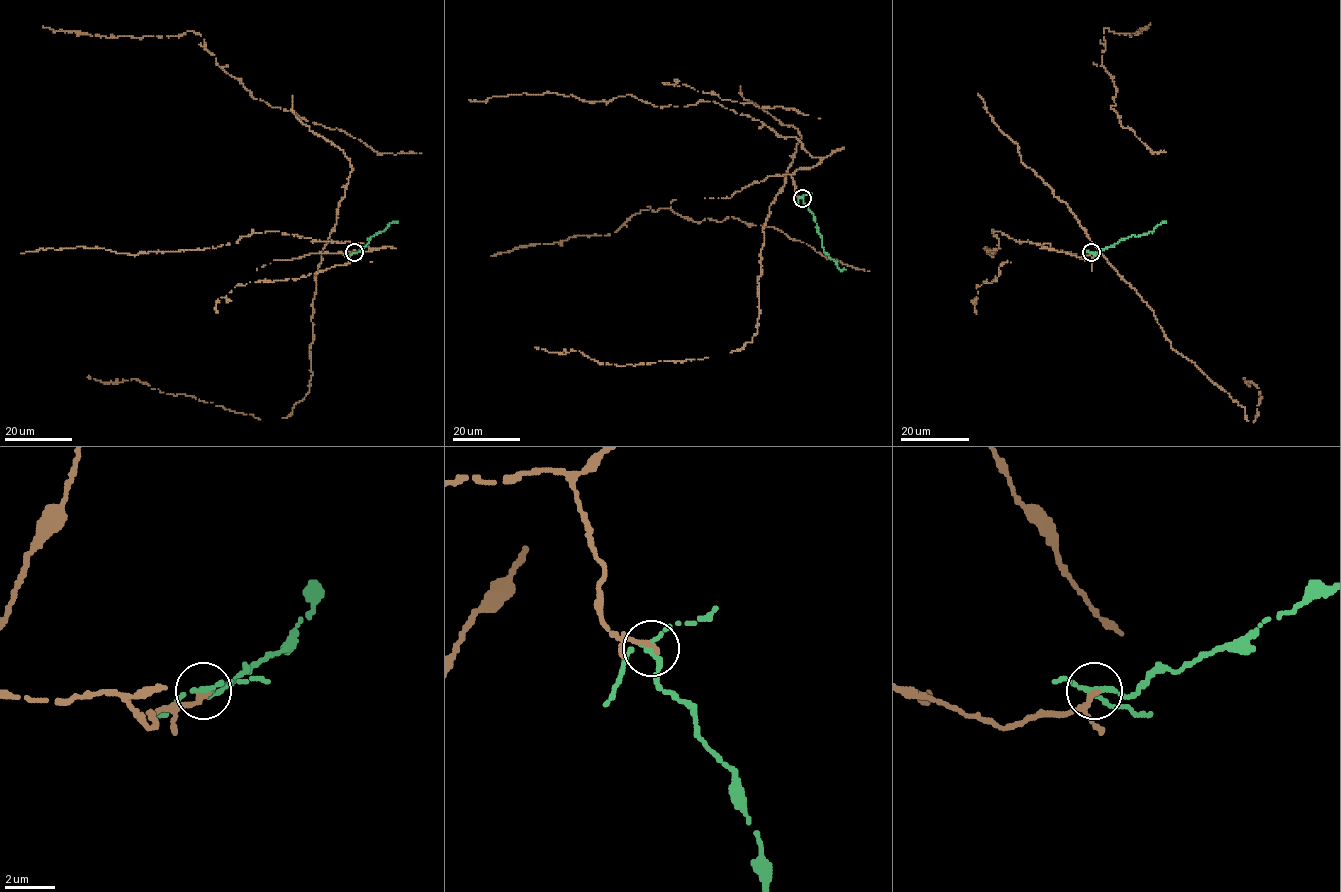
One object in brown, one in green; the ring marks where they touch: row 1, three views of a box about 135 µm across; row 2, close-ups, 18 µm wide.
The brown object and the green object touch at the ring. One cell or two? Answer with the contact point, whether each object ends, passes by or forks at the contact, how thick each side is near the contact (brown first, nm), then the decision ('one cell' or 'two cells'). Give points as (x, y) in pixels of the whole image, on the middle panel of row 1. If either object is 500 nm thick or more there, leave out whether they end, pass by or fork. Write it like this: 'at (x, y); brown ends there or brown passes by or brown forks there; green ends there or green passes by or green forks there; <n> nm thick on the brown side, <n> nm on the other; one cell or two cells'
at (802, 198); brown ends there; green forks there; 280 nm thick on the brown side, 200 nm on the other; one cell

